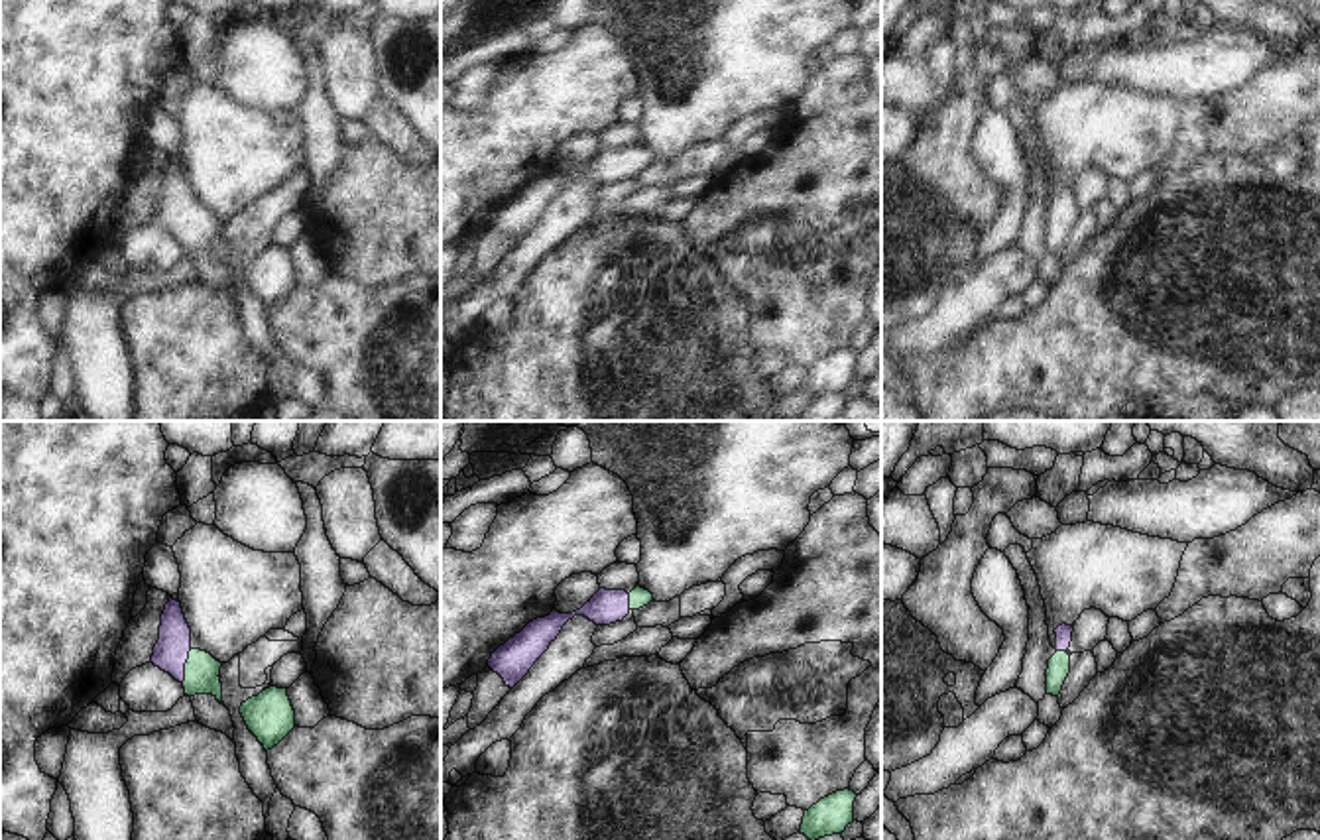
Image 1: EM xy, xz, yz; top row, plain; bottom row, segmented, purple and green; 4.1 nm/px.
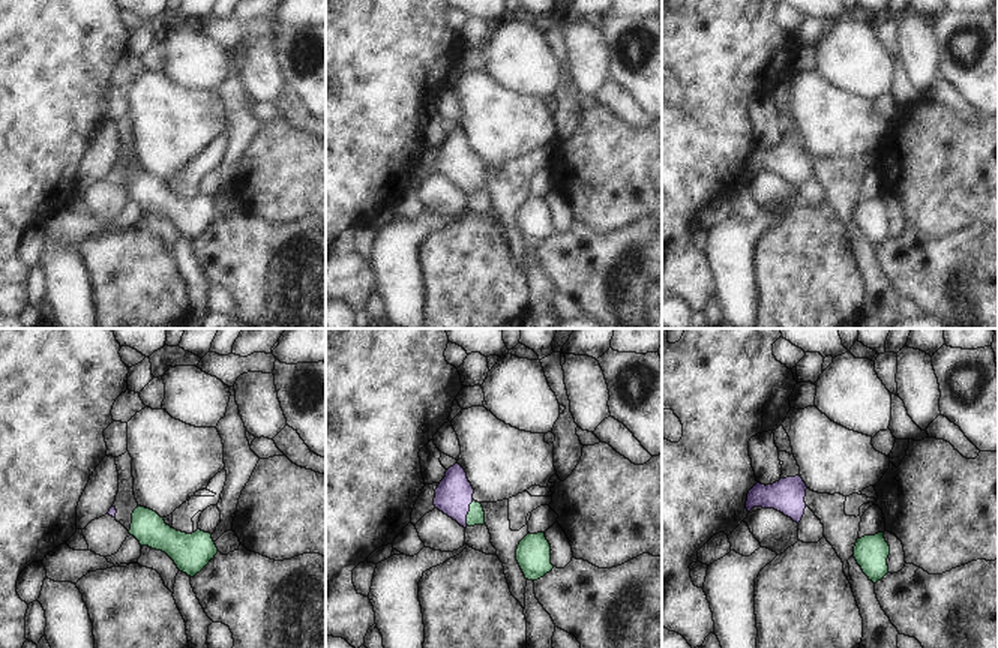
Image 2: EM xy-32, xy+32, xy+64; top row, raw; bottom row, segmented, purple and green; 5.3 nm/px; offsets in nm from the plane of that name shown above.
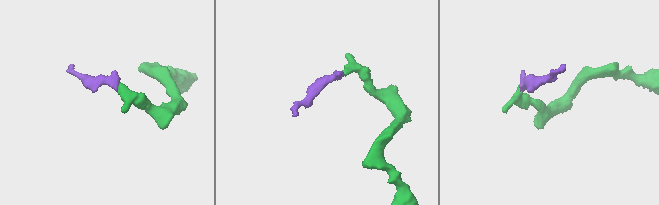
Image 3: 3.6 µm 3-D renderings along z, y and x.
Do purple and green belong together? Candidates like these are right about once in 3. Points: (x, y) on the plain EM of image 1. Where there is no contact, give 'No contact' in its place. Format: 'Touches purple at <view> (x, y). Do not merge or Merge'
Touches purple at xy (183, 225). Merge

